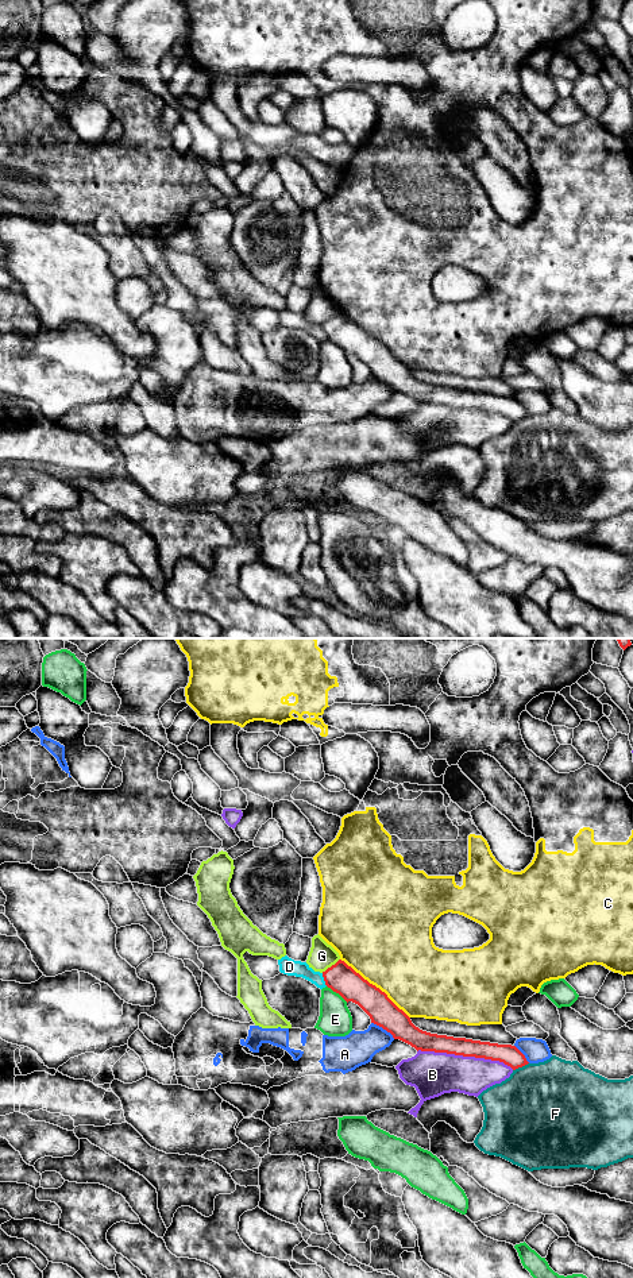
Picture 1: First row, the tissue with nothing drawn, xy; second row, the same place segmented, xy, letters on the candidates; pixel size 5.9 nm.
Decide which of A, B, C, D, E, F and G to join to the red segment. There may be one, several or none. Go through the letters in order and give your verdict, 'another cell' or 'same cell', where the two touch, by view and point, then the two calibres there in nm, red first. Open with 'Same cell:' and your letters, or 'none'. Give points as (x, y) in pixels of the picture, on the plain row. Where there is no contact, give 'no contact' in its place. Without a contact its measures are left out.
Same cell: none
A: another cell; meets red in xy at (383, 381); 170 nm thick on the red side, 200 nm on the other
B: another cell; meets red in xy at (466, 408); 120 nm thick on the red side, 260 nm on the other
C: another cell; meets red in xy at (374, 338); 180 nm thick on the red side, 480 nm on the other
D: another cell; meets red in xy at (324, 332); 180 nm thick on the red side, 100 nm on the other
E: another cell; meets red in xy at (338, 344); 180 nm thick on the red side, 200 nm on the other
F: another cell; meets red in xy at (520, 419); 120 nm thick on the red side, 480 nm on the other
G: another cell; meets red in xy at (331, 319); 180 nm thick on the red side, 160 nm on the other

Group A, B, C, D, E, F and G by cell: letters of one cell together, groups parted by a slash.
A / B / C / D / E / F / G

